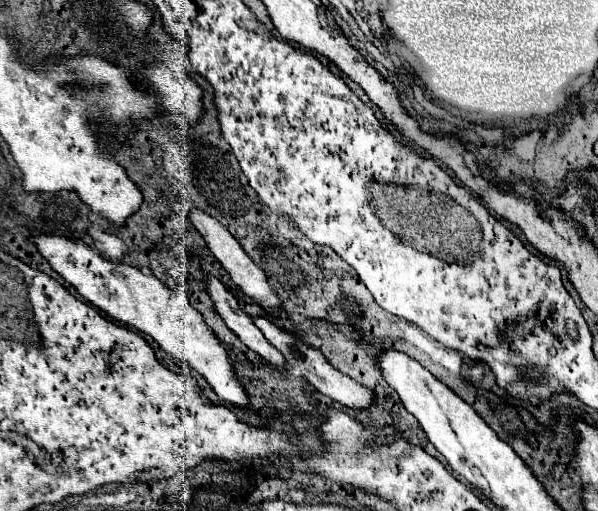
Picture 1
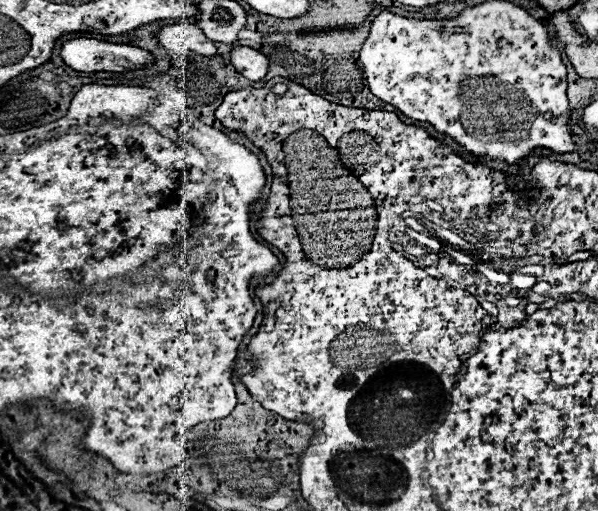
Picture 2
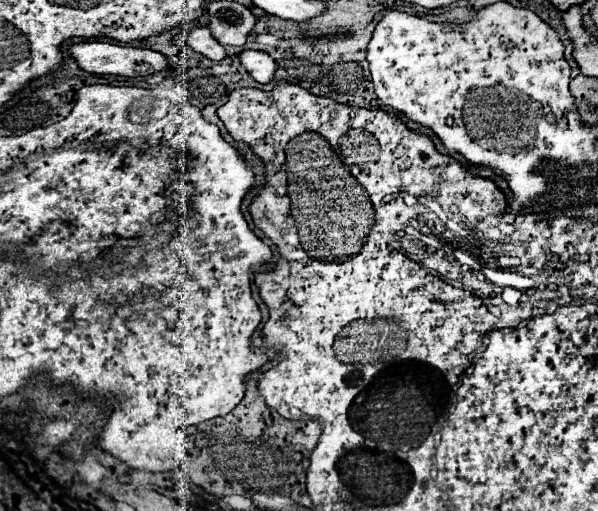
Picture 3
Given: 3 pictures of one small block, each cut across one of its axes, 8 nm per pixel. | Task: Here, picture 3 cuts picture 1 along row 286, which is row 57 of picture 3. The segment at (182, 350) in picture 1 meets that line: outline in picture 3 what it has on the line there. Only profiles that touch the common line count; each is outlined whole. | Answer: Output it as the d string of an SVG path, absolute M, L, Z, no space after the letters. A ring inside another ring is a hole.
M82 42L68 48L78 66L94 74L120 74L120 76L148 76L162 72L170 60L154 50L126 48L106 42Z

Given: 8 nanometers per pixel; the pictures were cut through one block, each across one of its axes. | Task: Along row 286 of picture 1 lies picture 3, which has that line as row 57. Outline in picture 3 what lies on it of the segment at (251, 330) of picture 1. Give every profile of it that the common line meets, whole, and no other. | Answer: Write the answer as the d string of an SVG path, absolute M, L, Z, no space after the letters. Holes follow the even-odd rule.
M208 28L186 30L182 36L178 36L178 42L190 44L196 52L204 54L204 56L210 58L210 60L224 60L224 58L226 58L224 46L218 44L218 40L214 40L214 36L210 34Z

